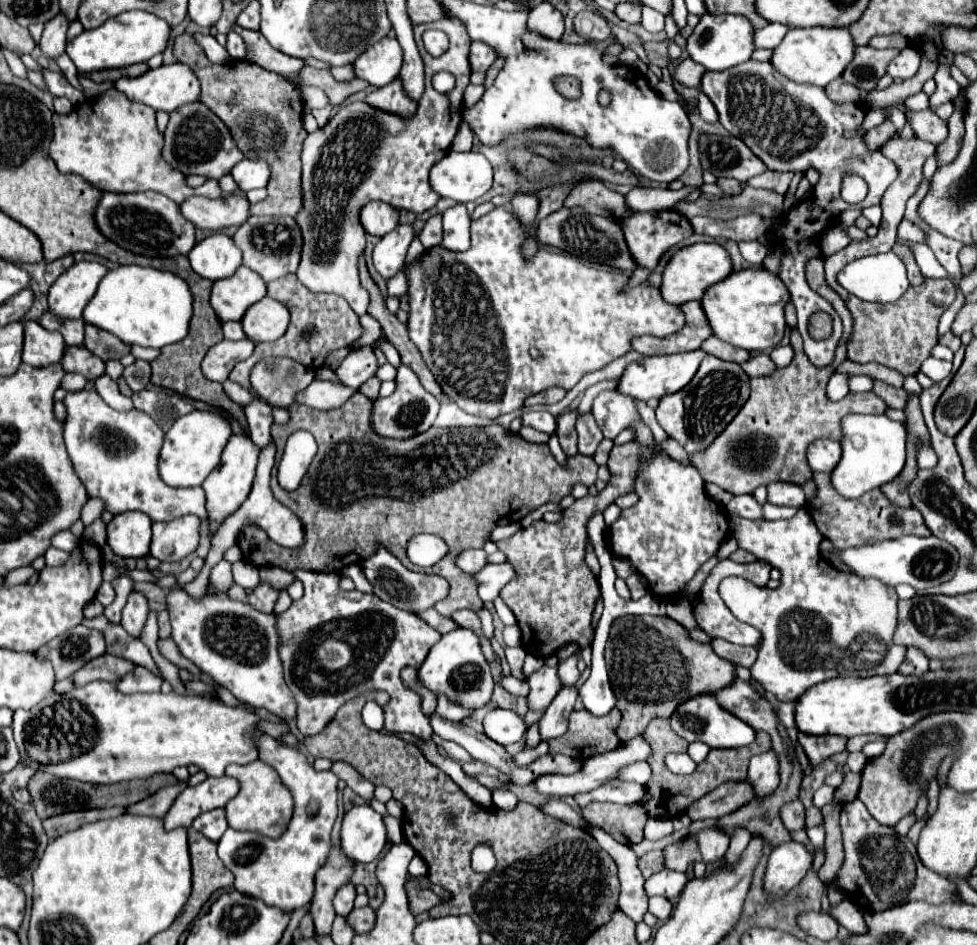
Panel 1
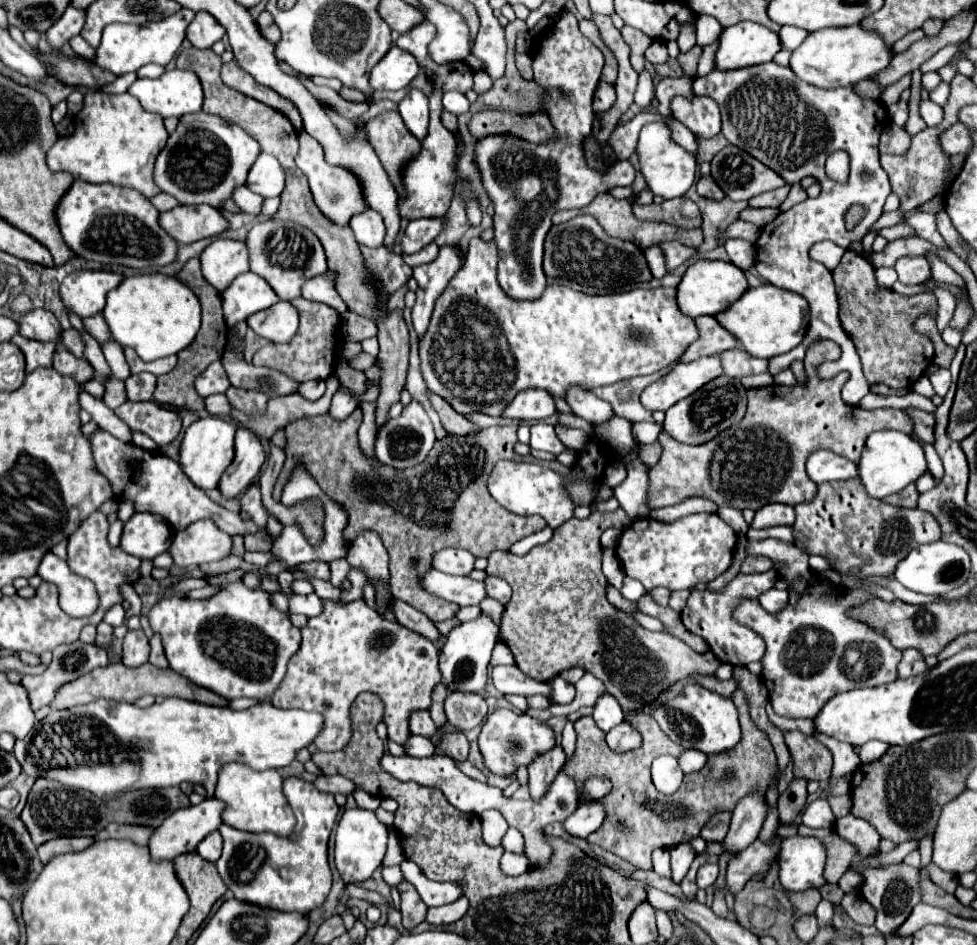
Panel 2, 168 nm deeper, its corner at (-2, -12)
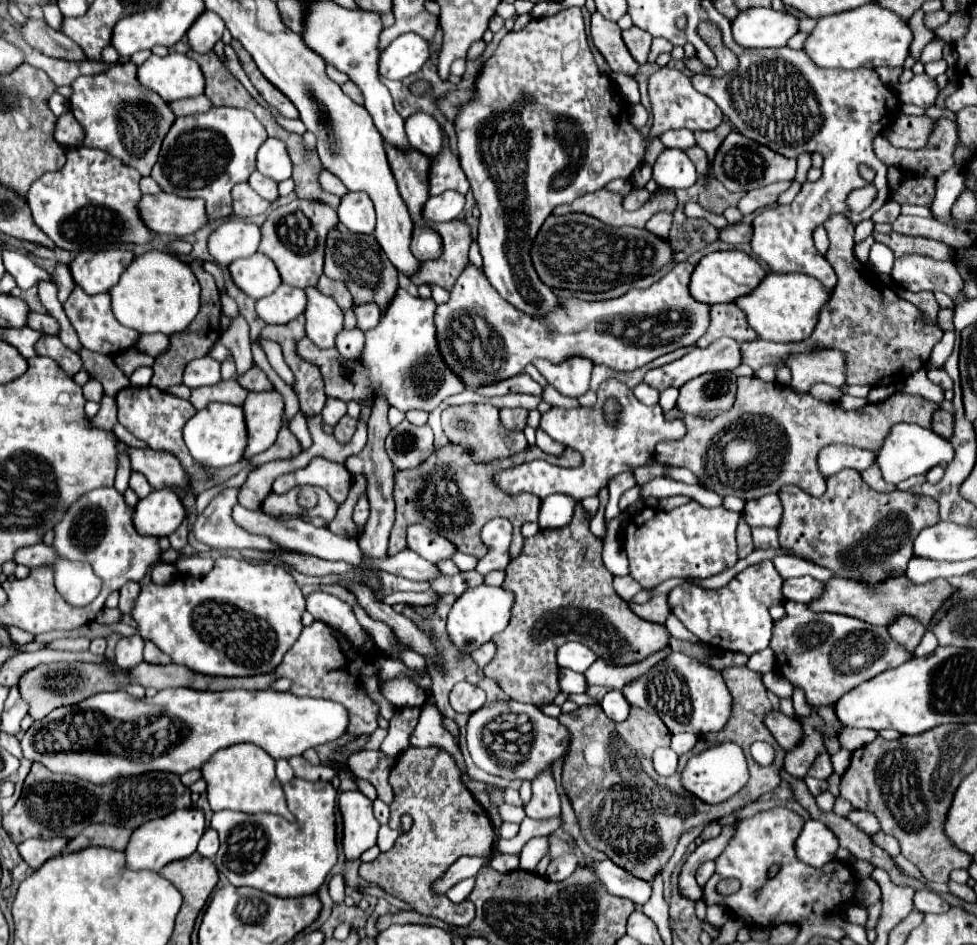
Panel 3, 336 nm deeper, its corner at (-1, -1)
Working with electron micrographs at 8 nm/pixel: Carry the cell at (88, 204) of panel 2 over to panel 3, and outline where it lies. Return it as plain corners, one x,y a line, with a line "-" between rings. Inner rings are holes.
79,147
67,151
67,163
51,173
43,173
27,191
27,205
35,225
49,239
67,251
113,249
121,243
149,243
151,231
139,221
135,201
139,201
139,171
111,157
107,151

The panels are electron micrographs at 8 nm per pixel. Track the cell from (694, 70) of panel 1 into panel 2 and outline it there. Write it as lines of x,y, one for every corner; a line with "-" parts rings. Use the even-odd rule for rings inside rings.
716,42
710,44
710,46
704,46
702,56
700,56
700,62
698,62
698,72
696,72
696,76
706,76
708,72
712,72
712,68
714,68
714,64
712,64
714,52
716,52

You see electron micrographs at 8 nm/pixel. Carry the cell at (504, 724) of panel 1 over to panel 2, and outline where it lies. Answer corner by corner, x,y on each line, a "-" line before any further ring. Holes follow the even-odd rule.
496,710
494,714
490,714
482,724
482,732
478,736
478,746
486,766
494,774
504,776
512,776
518,766
530,764
540,752
548,752
548,748
552,748
554,744
554,732
544,722
538,722
526,714
516,714
512,710

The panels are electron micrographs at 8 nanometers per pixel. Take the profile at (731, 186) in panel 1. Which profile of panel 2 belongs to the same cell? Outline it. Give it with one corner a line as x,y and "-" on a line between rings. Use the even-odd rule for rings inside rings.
710,176
698,180
698,194
700,194
702,198
712,198
712,200
722,200
722,198
726,198
726,194
720,190
720,186
718,186

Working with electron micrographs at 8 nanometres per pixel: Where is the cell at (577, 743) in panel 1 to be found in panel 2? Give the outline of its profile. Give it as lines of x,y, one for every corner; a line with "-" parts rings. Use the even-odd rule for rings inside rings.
740,690
734,692
734,704
740,712
740,726
742,726
742,740
732,752
722,752
716,756
708,756
708,764
702,772
686,774
678,792
666,796
656,790
650,776
652,760
668,754
664,744
672,744
672,740
664,734
658,722
648,714
640,712
632,716
632,724
640,728
644,738
642,746
632,752
616,754
606,744
606,732
596,728
592,716
582,716
574,722
578,740
574,756
564,764
564,772
576,780
578,788
582,790
582,782
590,776
610,776
614,782
612,794
602,798
602,804
608,806
608,816
604,824
592,832
586,840
590,844
598,844
604,850
614,852
616,856
636,864
640,870
652,870
652,850
654,848
672,848
680,842
698,836
700,828
708,822
708,818
720,810
734,810
740,798
744,798
752,788
766,790
770,780
776,774
776,756
768,736
756,728
750,720
746,698

